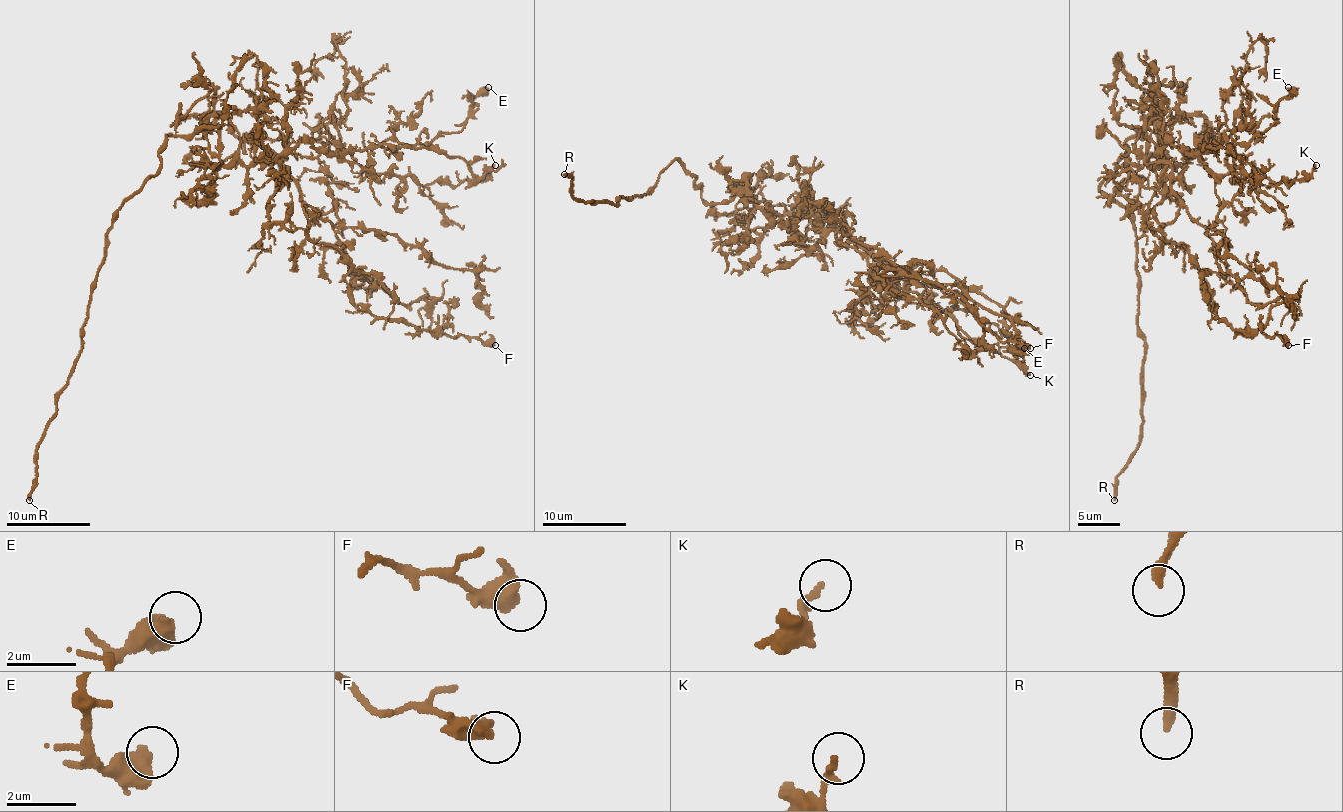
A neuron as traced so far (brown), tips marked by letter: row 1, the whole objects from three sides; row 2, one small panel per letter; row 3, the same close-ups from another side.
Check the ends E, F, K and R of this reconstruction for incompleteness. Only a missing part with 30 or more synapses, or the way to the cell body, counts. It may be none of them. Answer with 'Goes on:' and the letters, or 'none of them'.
Goes on: R

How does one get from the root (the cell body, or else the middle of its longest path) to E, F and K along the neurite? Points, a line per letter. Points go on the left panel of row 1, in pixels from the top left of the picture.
E: (214, 127), (226, 165), (272, 163), (302, 142), (329, 152), (388, 140), (430, 144), (457, 133), (488, 87)
F: (214, 127), (226, 165), (276, 163), (297, 186), (308, 236), (342, 253), (348, 297), (360, 310), (495, 345)
K: (214, 127), (226, 165), (272, 163), (302, 142), (419, 186), (482, 179), (495, 165)

